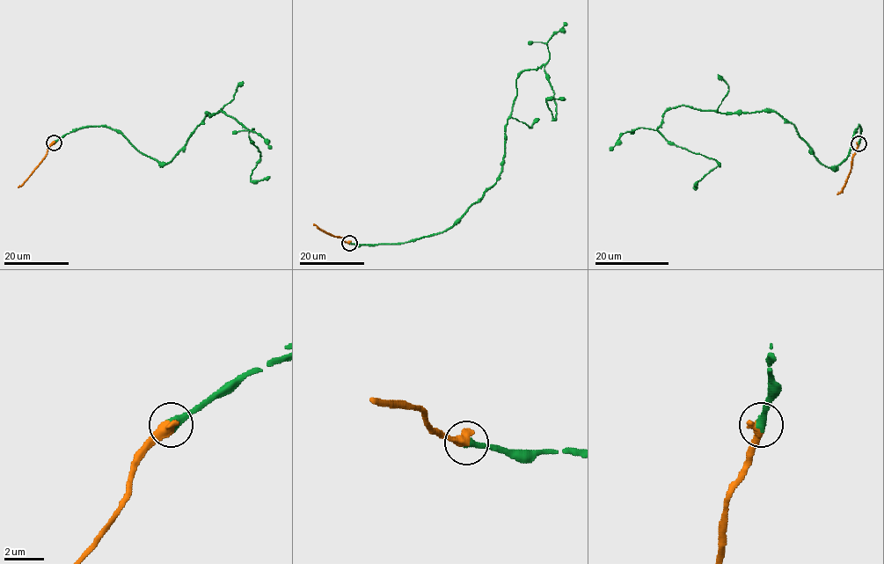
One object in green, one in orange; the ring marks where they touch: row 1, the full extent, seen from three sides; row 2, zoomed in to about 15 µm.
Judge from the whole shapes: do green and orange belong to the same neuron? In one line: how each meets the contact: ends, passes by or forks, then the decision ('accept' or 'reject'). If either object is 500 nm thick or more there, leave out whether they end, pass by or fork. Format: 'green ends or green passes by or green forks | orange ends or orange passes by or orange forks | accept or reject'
accept

